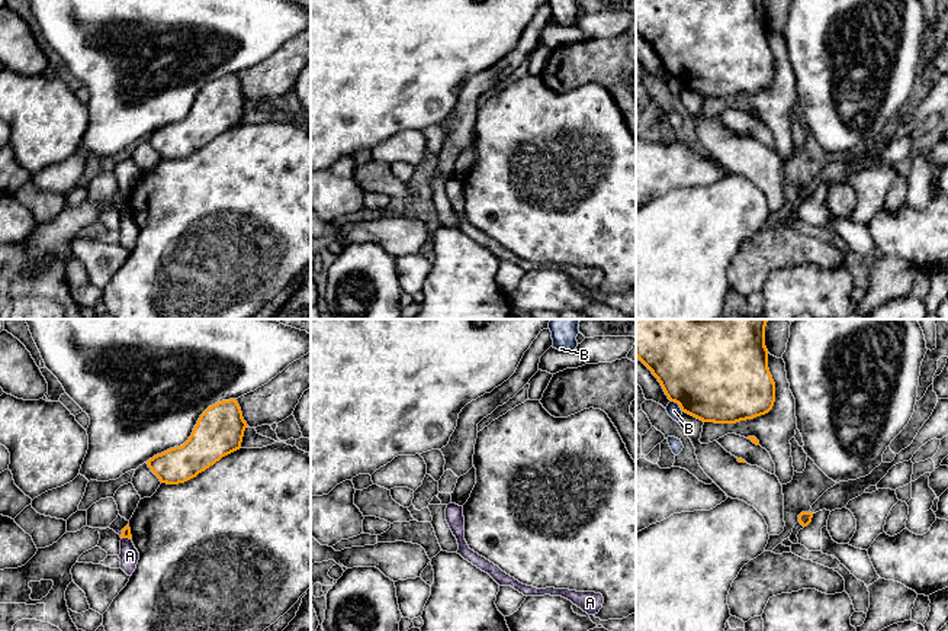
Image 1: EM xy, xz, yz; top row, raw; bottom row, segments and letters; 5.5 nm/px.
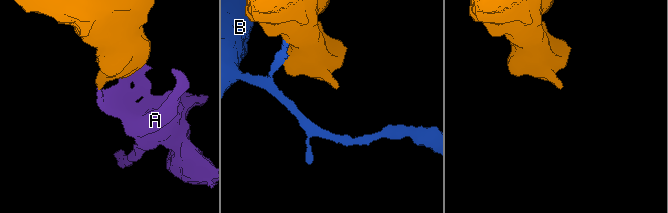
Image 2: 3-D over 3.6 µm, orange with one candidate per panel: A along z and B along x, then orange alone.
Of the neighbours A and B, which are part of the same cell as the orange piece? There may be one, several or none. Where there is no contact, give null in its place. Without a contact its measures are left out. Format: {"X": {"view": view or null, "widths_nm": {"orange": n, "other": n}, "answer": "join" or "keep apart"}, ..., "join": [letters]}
{"A": {"view": "xy", "widths_nm": {"orange": 50, "other": 110}, "answer": "keep apart"}, "B": {"view": "yz", "widths_nm": {"orange": 500, "other": 80}, "answer": "keep apart"}, "join": []}

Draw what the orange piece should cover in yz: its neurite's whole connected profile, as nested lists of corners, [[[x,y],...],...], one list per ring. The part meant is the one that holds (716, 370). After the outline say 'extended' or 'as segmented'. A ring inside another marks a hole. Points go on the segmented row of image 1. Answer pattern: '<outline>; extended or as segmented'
[[[636,319],[636,357],[681,411],[714,424],[736,424],[768,413],[775,383],[768,368],[768,319]]]; as segmented

